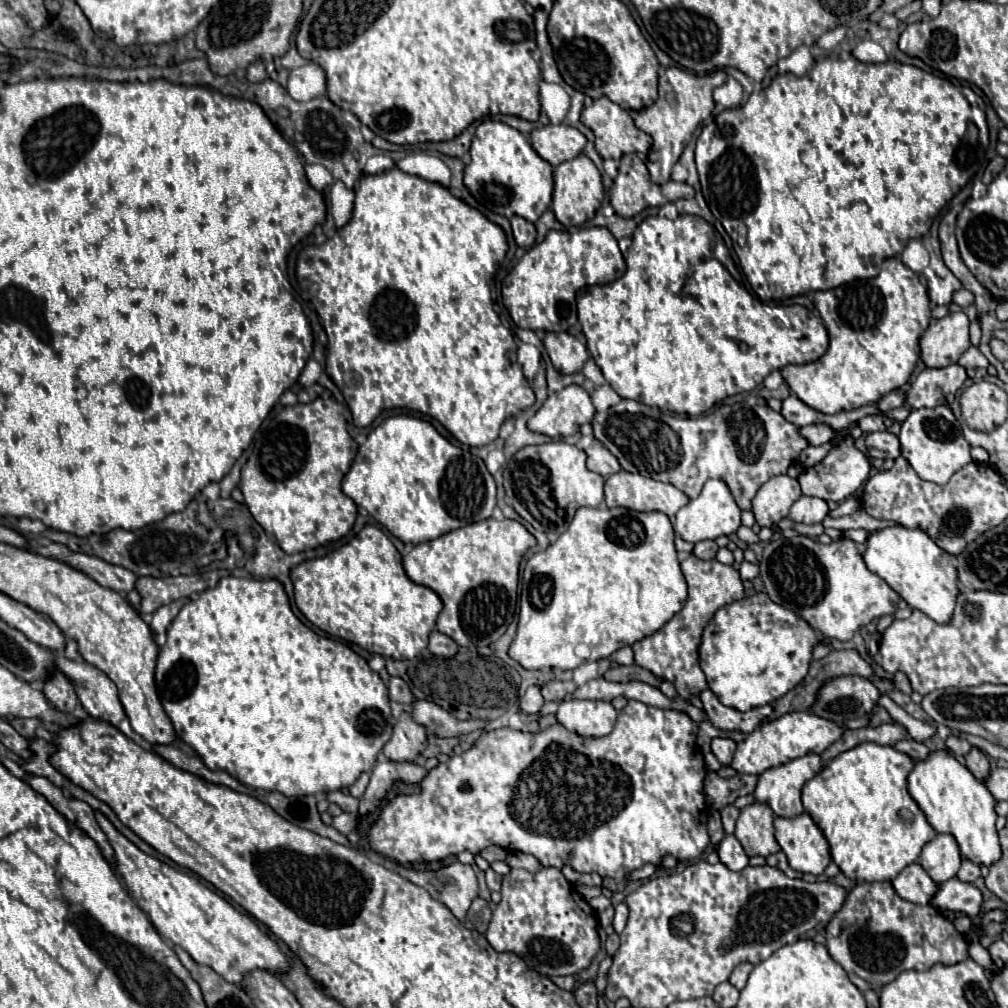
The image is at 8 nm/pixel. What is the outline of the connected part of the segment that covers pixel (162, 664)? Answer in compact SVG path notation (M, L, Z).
M228 576L222 578L216 584L216 588L208 588L196 600L184 604L178 616L174 618L172 626L168 628L168 640L158 654L156 690L168 718L172 720L176 736L188 746L192 746L210 770L226 770L230 776L234 776L246 786L260 788L266 792L276 790L282 792L284 796L304 796L304 794L350 788L362 772L370 772L374 768L380 750L392 736L388 688L378 676L378 672L374 672L368 666L368 662L360 654L356 654L348 644L340 644L338 640L318 636L314 630L304 626L294 616L288 596L282 584L278 584L278 580L248 580L248 578Z

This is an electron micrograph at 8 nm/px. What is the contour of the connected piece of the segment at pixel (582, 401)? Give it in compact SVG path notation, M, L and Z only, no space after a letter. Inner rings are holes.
M570 384L548 396L542 408L528 420L528 428L550 438L564 438L576 434L582 424L592 422L594 412L590 394L582 386Z

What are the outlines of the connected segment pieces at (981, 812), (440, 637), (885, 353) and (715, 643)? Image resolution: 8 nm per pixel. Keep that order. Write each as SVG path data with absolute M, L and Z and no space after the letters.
M932 752L926 760L916 762L914 770L908 776L908 790L920 810L926 814L930 826L938 834L952 834L956 838L960 852L966 860L990 868L1002 858L1002 846L996 828L998 814L994 810L994 796L950 752Z
M434 630L434 632L430 634L430 640L428 640L428 650L430 650L432 654L436 654L436 656L450 658L450 656L456 654L458 646L454 644L454 640L450 640L448 636L444 636L444 634L440 634L438 630Z
M898 256L886 258L880 266L880 274L870 280L854 280L832 290L820 290L814 296L814 304L824 320L830 336L830 346L826 354L808 364L788 364L780 372L790 386L790 390L810 408L836 414L840 410L852 410L866 404L878 402L884 394L904 386L918 362L918 338L928 328L930 304L926 286L920 278L902 264Z
M760 592L726 604L714 614L702 634L700 668L706 674L708 688L718 696L724 706L746 712L758 706L766 706L772 700L784 696L794 686L798 686L806 678L808 664L812 660L812 650L816 644L818 636L806 620L802 620L796 612L772 602L766 592Z

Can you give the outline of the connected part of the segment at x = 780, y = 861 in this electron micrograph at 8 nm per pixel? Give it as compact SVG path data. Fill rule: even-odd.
M776 852L776 854L768 856L768 858L766 858L766 864L768 864L768 866L772 866L772 868L782 870L782 872L784 872L786 876L790 876L790 878L802 878L802 874L800 874L800 872L796 872L794 868L790 868L790 864L786 862L786 856L784 856L782 852Z

